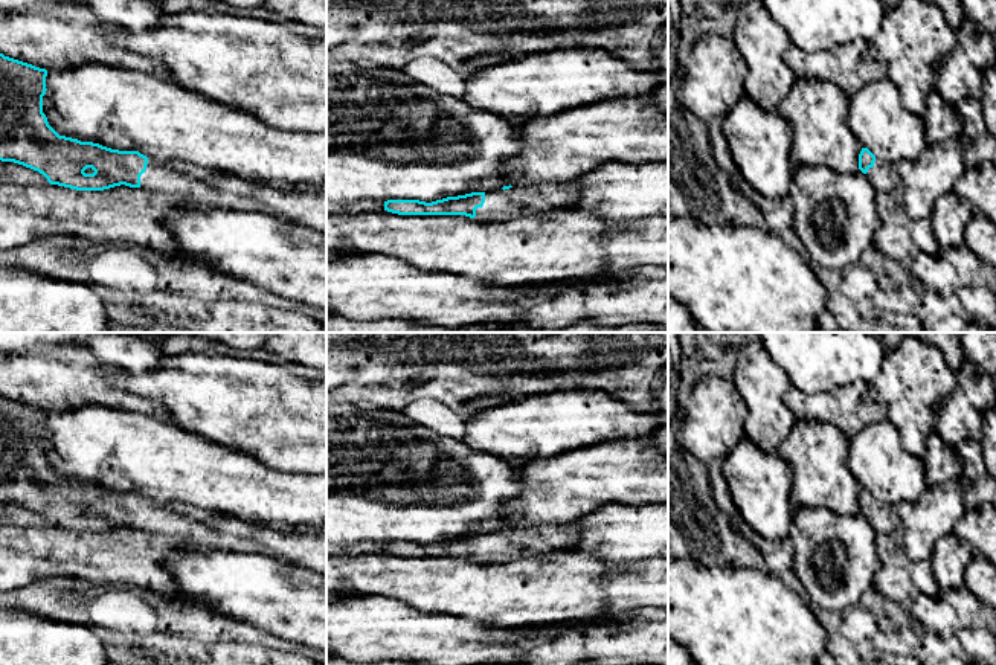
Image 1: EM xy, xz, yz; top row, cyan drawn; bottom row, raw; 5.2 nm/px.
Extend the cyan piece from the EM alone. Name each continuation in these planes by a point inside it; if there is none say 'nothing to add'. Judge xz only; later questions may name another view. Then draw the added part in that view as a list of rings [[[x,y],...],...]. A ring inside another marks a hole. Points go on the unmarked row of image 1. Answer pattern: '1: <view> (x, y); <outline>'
1: xz (540, 540); [[[583,522],[564,525],[538,525],[493,531],[485,534],[485,545],[476,551],[476,563],[500,564],[517,558],[545,557],[557,552],[572,552],[578,543]]]

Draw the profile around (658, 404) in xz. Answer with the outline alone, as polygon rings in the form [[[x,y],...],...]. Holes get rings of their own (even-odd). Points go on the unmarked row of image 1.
[[[668,377],[653,392],[650,392],[648,407],[659,419],[659,426],[648,435],[656,448],[668,453]]]

